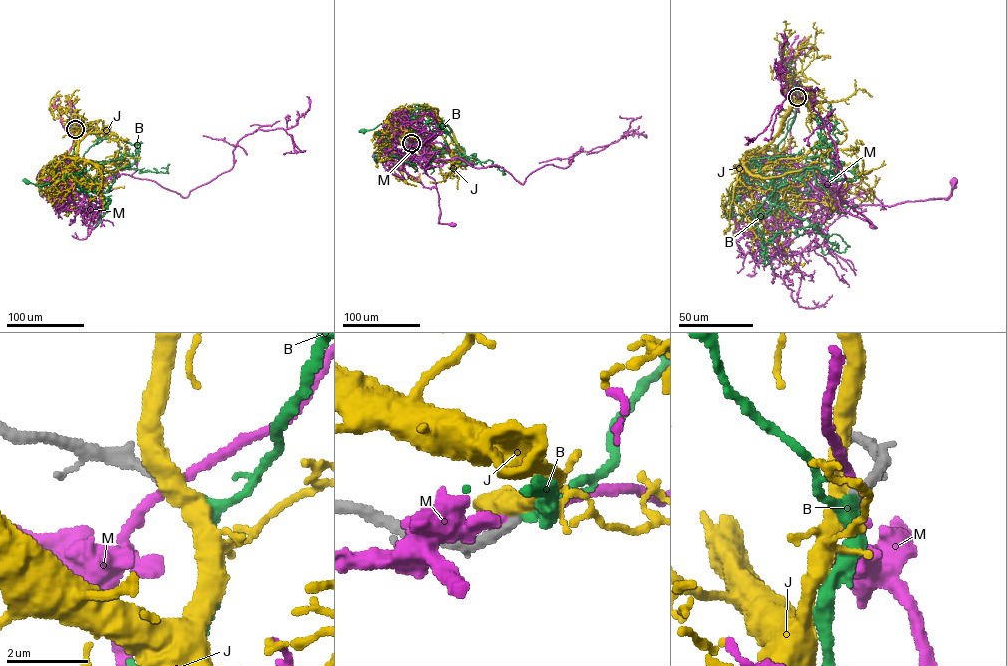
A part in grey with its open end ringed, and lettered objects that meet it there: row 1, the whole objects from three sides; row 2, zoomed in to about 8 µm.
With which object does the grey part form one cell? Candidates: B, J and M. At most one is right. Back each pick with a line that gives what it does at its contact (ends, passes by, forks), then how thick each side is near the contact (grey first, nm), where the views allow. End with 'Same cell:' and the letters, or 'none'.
B: it passes by; calibres 280 and 280 nm
Same cell: B

